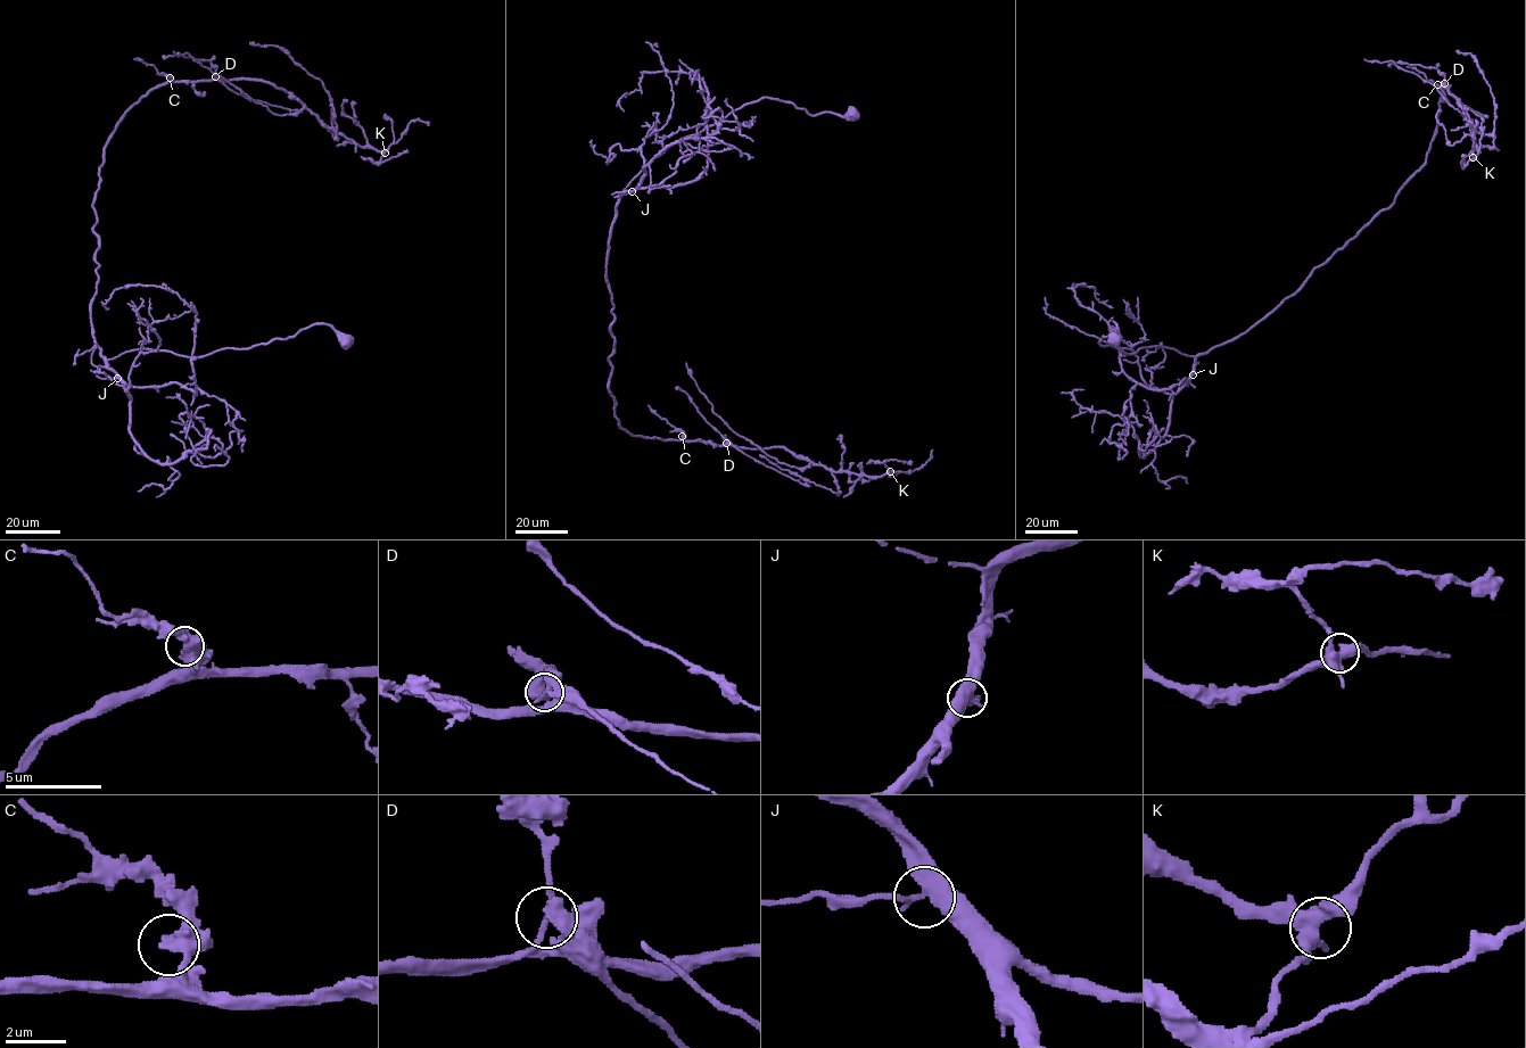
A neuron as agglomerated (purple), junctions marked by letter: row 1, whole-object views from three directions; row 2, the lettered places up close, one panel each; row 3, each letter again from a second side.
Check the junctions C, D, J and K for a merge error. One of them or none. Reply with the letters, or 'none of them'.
none of them

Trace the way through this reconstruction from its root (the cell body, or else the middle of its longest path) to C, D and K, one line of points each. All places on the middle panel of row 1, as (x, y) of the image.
C: (850, 114), (745, 104), (624, 190), (607, 264), (615, 415), (632, 435), (682, 436)
D: (850, 114), (745, 104), (654, 157), (616, 206), (615, 415), (635, 436), (726, 443)
K: (850, 114), (762, 97), (630, 181), (607, 258), (608, 389), (632, 435), (890, 471)

